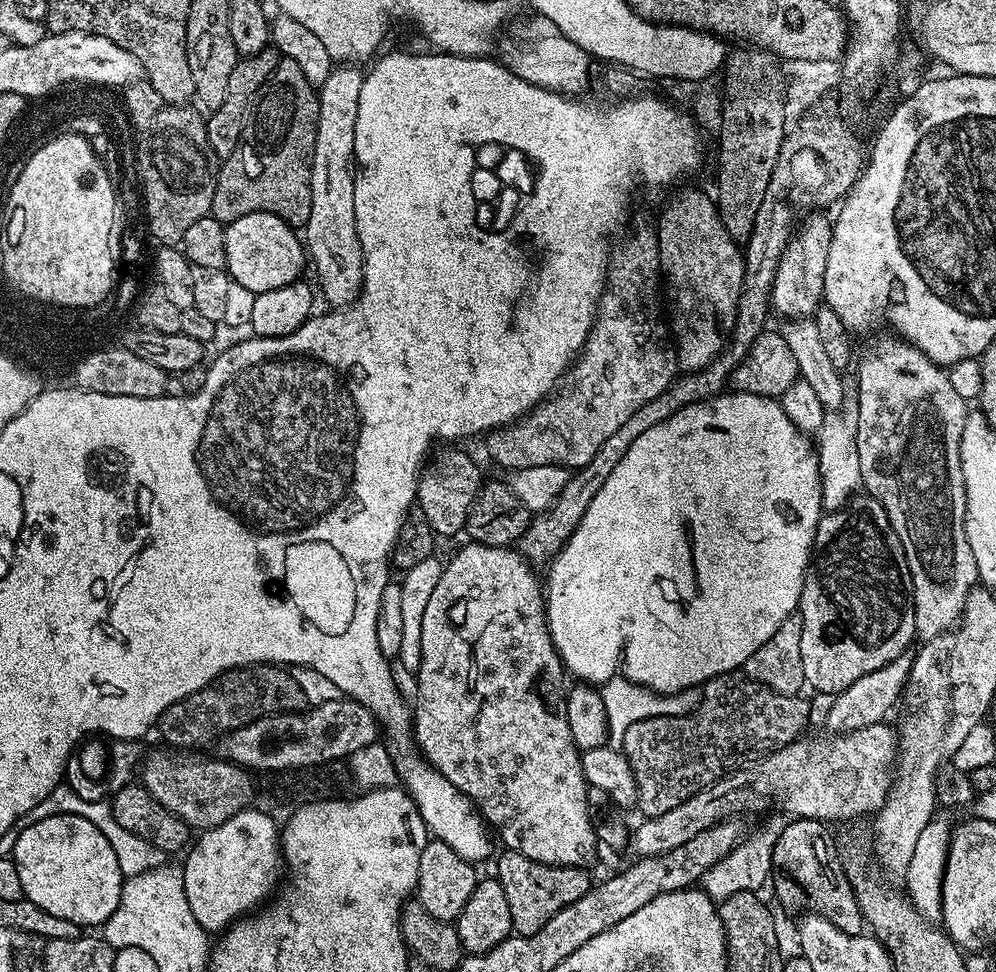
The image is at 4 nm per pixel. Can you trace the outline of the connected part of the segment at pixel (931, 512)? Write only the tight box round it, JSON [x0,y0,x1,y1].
[854,338,978,642]

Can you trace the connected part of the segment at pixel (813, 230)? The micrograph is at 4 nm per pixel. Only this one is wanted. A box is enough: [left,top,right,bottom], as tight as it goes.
[772,210,833,318]

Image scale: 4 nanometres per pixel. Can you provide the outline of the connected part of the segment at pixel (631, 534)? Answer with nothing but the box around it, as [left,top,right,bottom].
[544,390,822,694]

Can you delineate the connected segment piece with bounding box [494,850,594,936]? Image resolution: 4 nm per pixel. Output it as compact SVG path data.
M504 850L501 853L500 857L495 857L494 876L499 880L502 890L506 890L506 902L510 902L512 931L517 936L529 936L542 930L542 926L546 926L546 922L550 922L550 918L554 918L558 910L570 906L570 902L578 902L578 898L582 898L582 894L586 894L593 886L594 880L593 877L588 877L587 867L550 866L534 862L517 852Z

